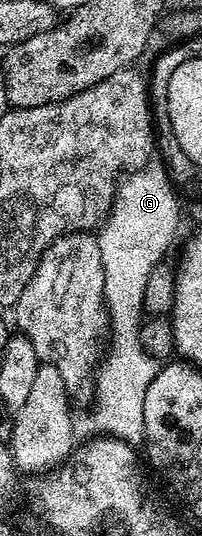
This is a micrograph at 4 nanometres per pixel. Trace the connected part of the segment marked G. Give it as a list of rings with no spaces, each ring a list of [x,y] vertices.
[[[150,162],[130,171],[118,183],[113,210],[96,233],[99,254],[103,254],[103,290],[109,326],[108,351],[95,369],[91,397],[93,414],[89,420],[97,427],[98,433],[105,434],[107,429],[113,428],[110,437],[121,432],[118,440],[129,436],[127,442],[134,446],[145,439],[143,398],[147,395],[147,386],[151,386],[151,381],[157,377],[159,367],[158,357],[152,356],[141,345],[147,274],[151,274],[160,260],[166,259],[165,251],[177,236],[177,227],[181,224],[181,204],[177,196],[178,189],[174,188],[164,164]]]

